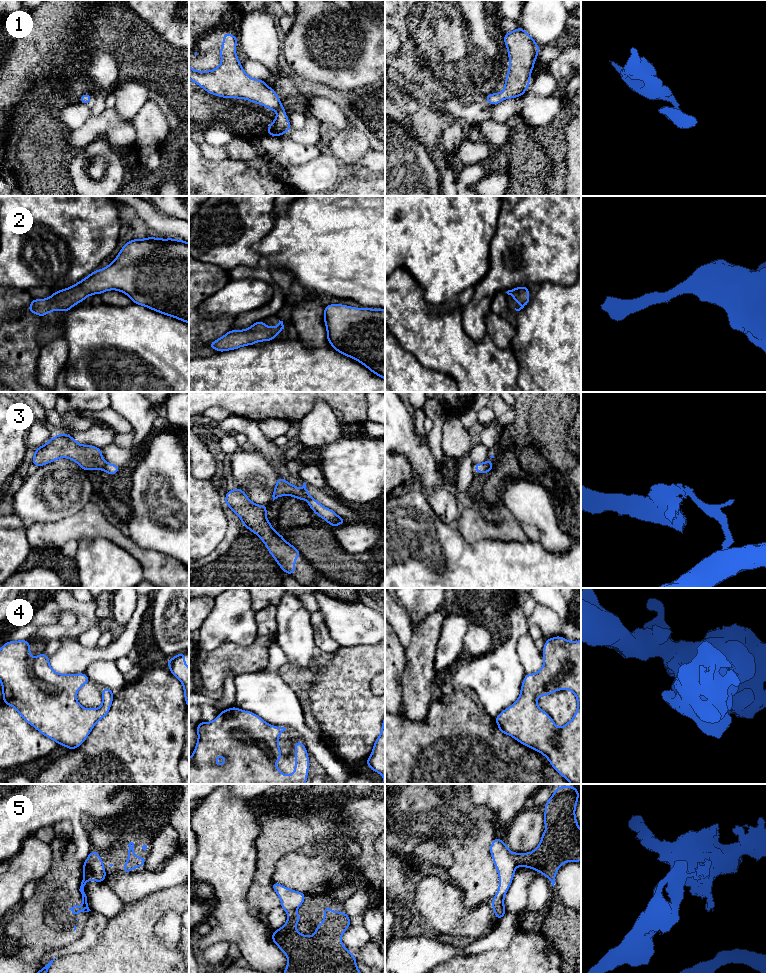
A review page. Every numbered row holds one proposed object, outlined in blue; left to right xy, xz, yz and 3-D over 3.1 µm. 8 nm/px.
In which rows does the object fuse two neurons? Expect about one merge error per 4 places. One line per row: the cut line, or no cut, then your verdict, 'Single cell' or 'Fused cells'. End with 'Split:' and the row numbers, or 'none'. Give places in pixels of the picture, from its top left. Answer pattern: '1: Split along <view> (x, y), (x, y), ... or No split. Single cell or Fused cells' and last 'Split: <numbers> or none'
1: No split. Single cell
2: No split. Single cell
3: Split along xz (301, 489), (307, 498). Fused cells
4: No split. Single cell
5: Split along yz (511, 853), (516, 866). Fused cells
Split: 3, 5

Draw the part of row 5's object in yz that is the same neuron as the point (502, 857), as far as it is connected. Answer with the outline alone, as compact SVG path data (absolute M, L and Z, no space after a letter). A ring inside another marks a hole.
M496 837L490 846L490 854L499 875L499 889L492 901L494 914L499 921L505 914L504 898L516 870L516 863L507 845Z

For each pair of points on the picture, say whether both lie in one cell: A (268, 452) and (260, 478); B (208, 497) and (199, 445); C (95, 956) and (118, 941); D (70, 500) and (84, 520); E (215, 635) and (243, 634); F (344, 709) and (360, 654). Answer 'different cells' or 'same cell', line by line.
A: different cells
B: different cells
C: same cell
D: different cells
E: same cell
F: same cell

